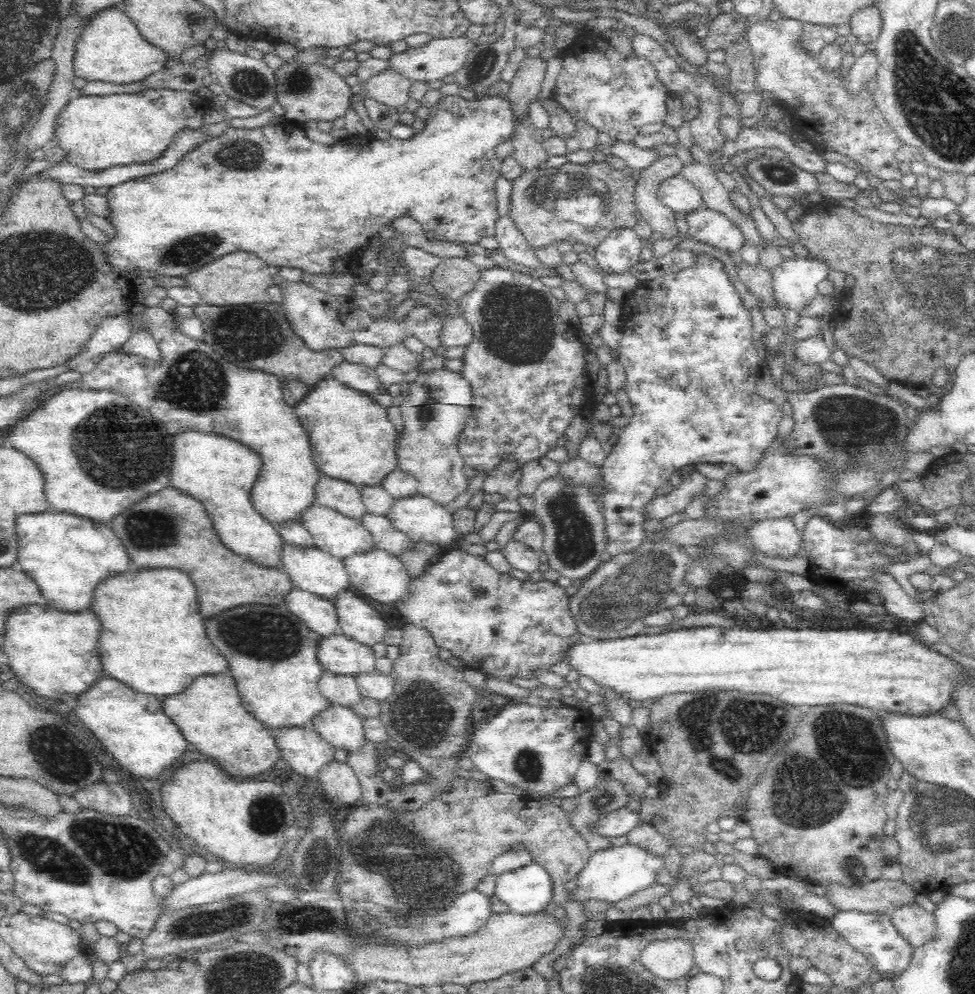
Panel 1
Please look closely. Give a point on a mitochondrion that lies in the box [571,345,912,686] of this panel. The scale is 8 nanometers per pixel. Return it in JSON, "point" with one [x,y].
{"point":[850,425]}

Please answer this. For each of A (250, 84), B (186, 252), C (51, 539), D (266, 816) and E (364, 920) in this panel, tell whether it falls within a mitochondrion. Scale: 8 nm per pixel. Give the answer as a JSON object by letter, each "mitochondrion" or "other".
{"A":"mitochondrion","B":"mitochondrion","C":"other","D":"mitochondrion","E":"mitochondrion"}

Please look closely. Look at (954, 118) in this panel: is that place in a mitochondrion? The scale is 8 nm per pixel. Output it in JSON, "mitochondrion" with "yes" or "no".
{"mitochondrion":"yes"}

